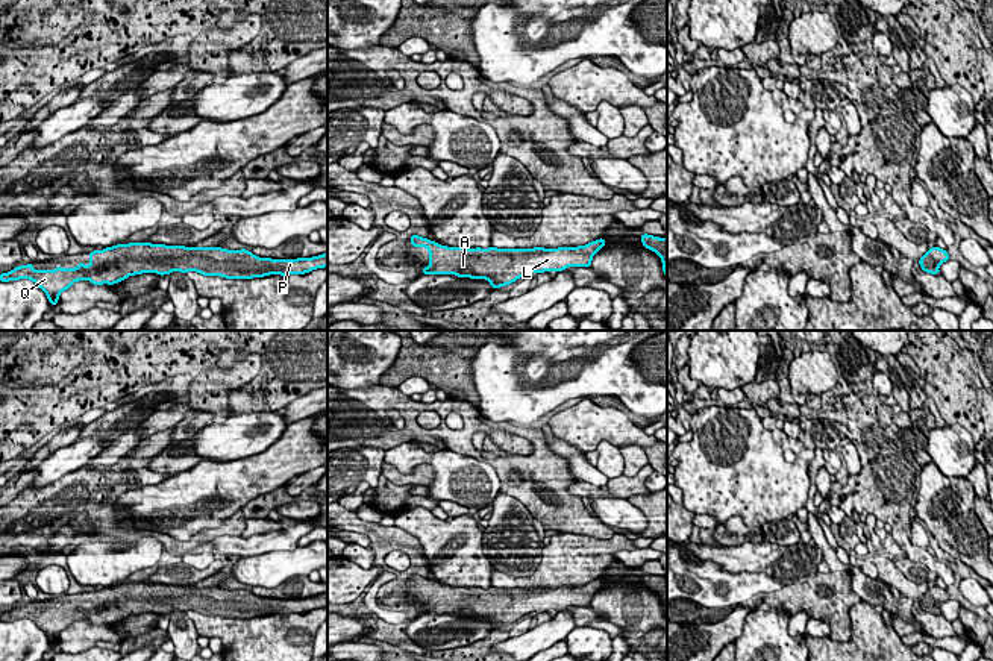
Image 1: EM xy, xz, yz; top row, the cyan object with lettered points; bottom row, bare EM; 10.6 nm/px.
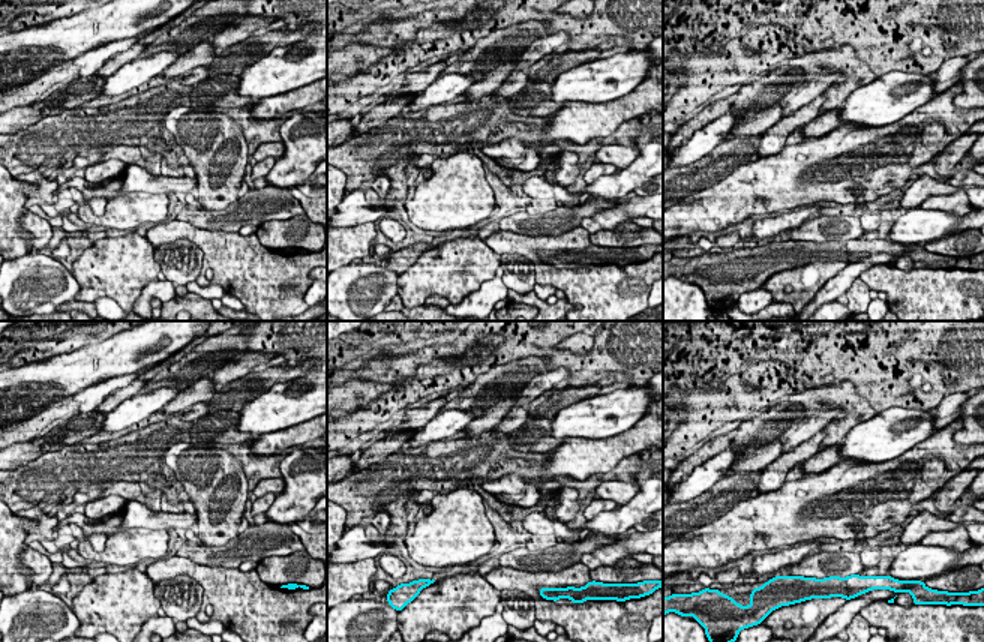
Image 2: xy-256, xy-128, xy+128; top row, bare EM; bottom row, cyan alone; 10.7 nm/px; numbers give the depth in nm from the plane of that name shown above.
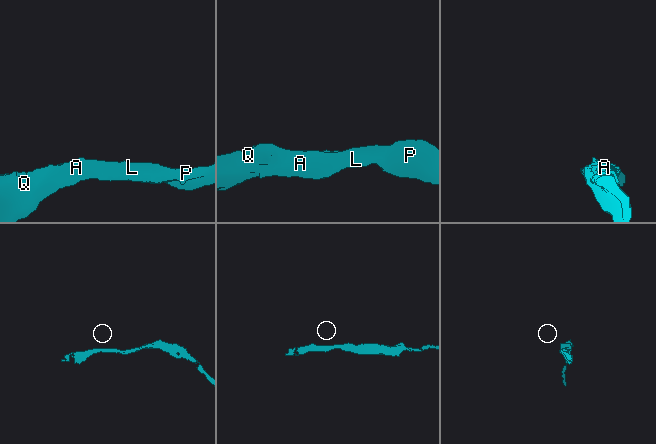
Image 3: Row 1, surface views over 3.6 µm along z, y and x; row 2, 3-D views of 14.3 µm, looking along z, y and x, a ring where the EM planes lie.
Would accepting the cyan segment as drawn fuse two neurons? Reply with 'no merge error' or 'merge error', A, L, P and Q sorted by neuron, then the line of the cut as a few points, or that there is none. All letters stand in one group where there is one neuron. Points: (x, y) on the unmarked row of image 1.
no merge error; groups A L P Q; cut none

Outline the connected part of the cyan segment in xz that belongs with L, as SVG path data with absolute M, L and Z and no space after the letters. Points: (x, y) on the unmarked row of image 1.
M409 575L412 587L429 590L429 605L421 614L455 614L485 619L494 628L511 625L531 612L562 611L569 606L591 606L593 596L606 584L599 578L585 585L558 588L468 588L447 587L418 575Z

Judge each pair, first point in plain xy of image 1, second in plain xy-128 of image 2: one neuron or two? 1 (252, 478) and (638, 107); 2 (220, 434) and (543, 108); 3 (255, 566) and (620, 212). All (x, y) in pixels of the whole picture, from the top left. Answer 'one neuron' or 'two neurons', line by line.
1: one neuron
2: two neurons
3: one neuron

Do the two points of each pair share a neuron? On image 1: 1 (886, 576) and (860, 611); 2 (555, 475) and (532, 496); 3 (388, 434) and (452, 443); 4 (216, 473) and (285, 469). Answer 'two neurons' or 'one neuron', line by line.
1: two neurons
2: one neuron
3: one neuron
4: one neuron

